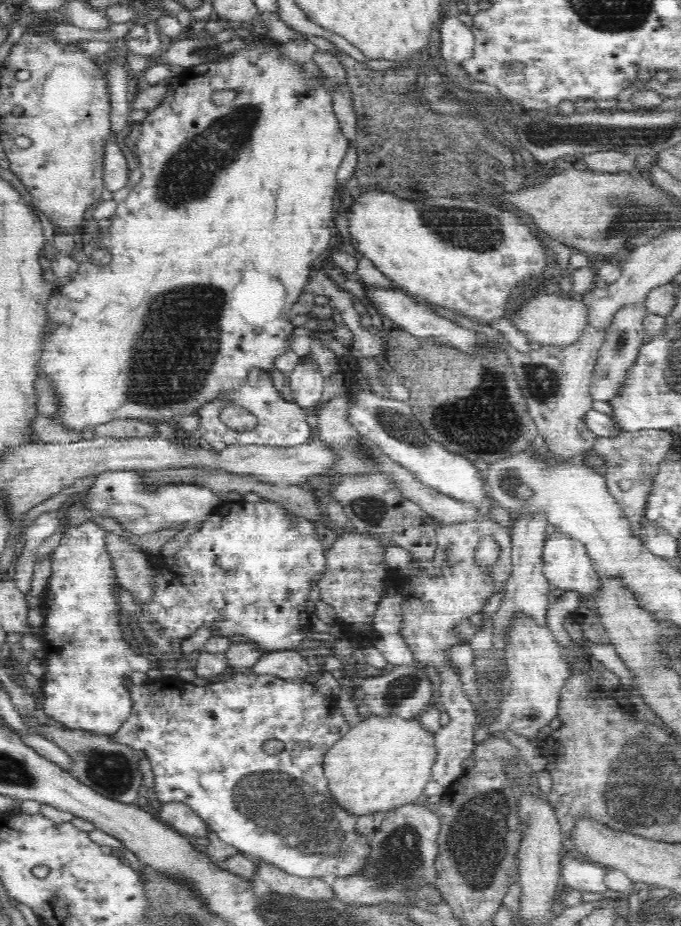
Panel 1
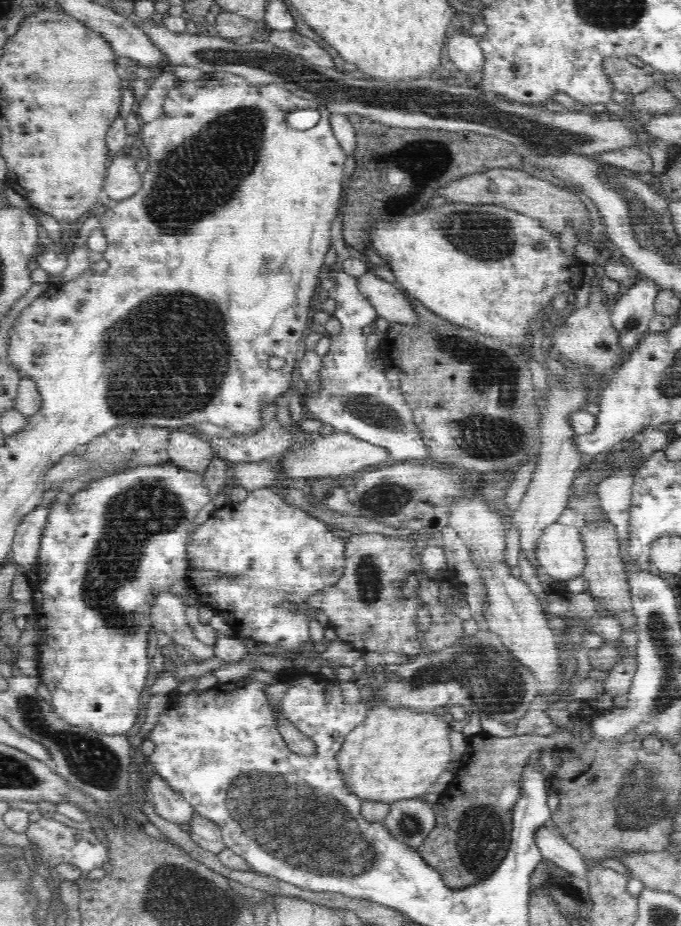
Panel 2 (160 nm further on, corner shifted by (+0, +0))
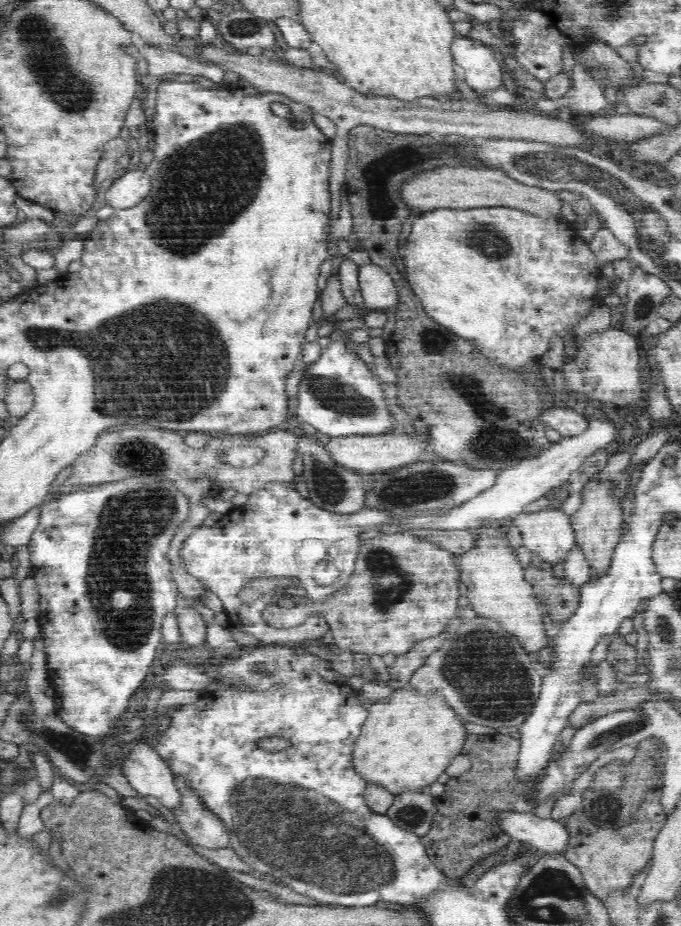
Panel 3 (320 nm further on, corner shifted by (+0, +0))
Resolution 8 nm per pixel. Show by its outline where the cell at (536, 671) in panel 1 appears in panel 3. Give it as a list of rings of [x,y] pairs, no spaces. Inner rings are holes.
[[[505,525],[479,526],[474,530],[477,535],[474,548],[464,555],[459,556],[460,580],[466,586],[466,592],[462,592],[471,602],[469,613],[490,618],[499,624],[508,635],[514,635],[524,651],[530,654],[531,658],[538,658],[540,652],[550,644],[544,628],[545,610],[534,592],[534,587],[524,578],[524,570],[517,560],[515,550],[509,546]]]

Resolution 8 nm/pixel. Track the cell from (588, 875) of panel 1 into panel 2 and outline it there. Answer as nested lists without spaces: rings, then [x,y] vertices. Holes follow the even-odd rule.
[[[548,822],[538,828],[535,839],[544,859],[556,863],[558,867],[572,873],[574,877],[586,879],[590,865],[585,862],[578,850],[566,842],[554,823]]]

